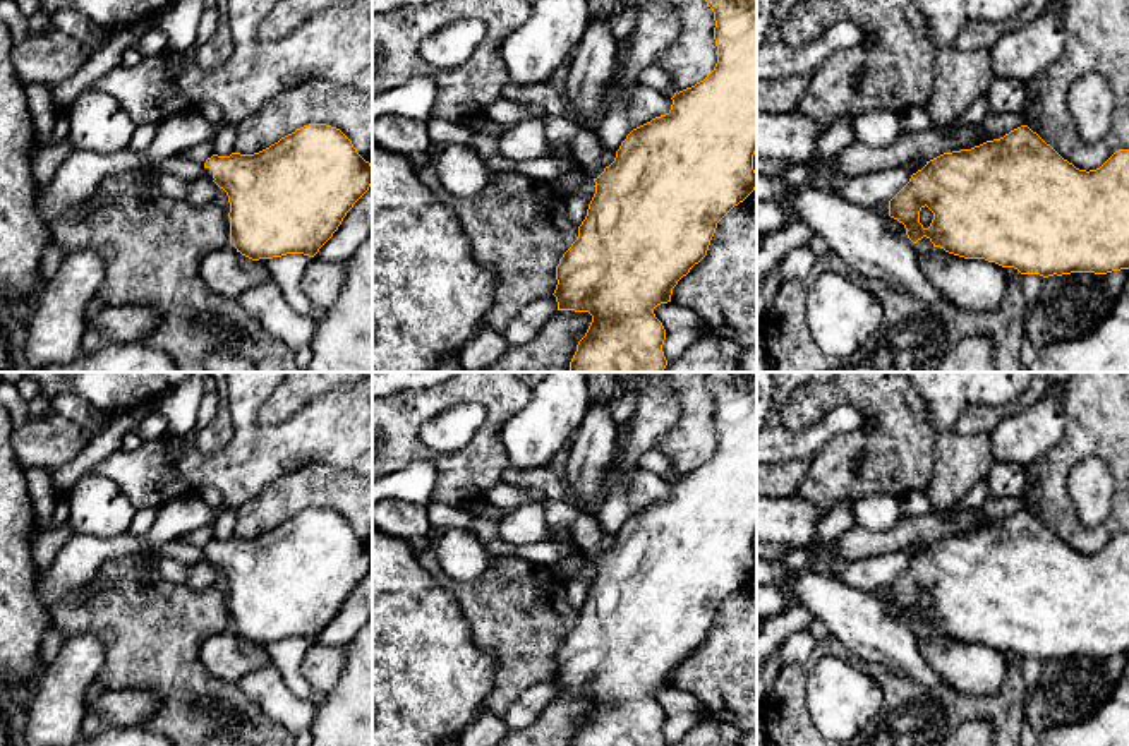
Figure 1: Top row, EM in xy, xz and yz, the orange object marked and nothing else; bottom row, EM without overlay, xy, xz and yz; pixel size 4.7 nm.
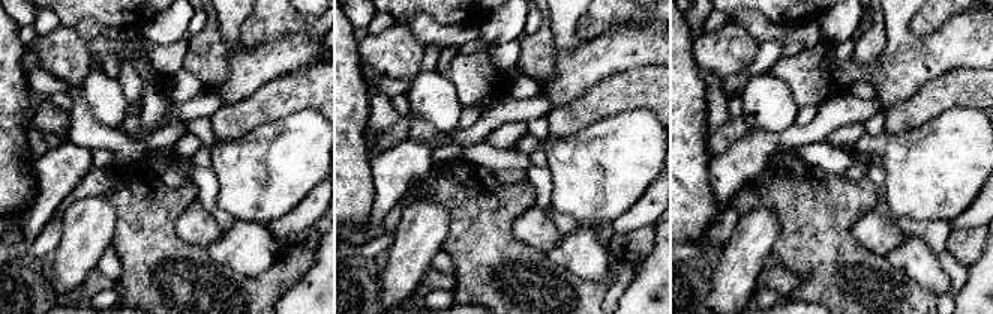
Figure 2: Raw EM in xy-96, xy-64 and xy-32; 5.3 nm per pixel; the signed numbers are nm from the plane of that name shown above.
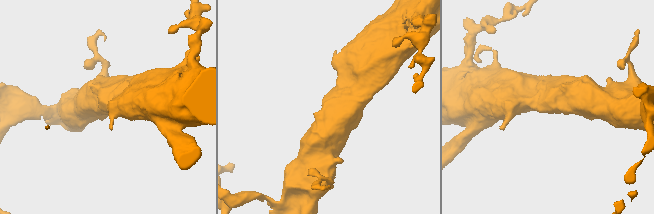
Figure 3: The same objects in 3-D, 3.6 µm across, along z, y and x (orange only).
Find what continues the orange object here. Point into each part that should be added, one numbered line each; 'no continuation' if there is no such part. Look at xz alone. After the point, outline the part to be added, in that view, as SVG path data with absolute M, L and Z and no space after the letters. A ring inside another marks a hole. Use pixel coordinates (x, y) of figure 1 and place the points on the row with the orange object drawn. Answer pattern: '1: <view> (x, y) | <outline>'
1: xz (584, 143) | M544 113L540 118L547 141L568 144L571 158L583 166L585 175L597 178L604 171L601 163L602 144L594 130L564 115L552 117Z

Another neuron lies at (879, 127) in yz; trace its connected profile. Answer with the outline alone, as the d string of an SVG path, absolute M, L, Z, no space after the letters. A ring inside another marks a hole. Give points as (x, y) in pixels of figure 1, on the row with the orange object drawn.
M875 108L853 120L856 139L870 147L887 147L901 134L899 113Z

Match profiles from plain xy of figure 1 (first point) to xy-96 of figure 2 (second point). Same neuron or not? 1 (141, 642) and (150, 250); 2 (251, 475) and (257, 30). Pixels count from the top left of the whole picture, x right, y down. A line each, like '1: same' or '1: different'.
1: same
2: different

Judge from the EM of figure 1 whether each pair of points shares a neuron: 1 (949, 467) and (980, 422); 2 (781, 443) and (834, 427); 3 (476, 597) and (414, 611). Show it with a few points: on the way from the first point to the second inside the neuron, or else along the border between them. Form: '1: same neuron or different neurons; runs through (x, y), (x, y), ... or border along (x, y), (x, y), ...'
1: different neurons; border along (999, 405), (970, 405), (956, 419), (953, 429)
2: same neuron; runs through (795, 443), (809, 443), (821, 433)
3: different neurons; border along (429, 573), (458, 602), (472, 638)

